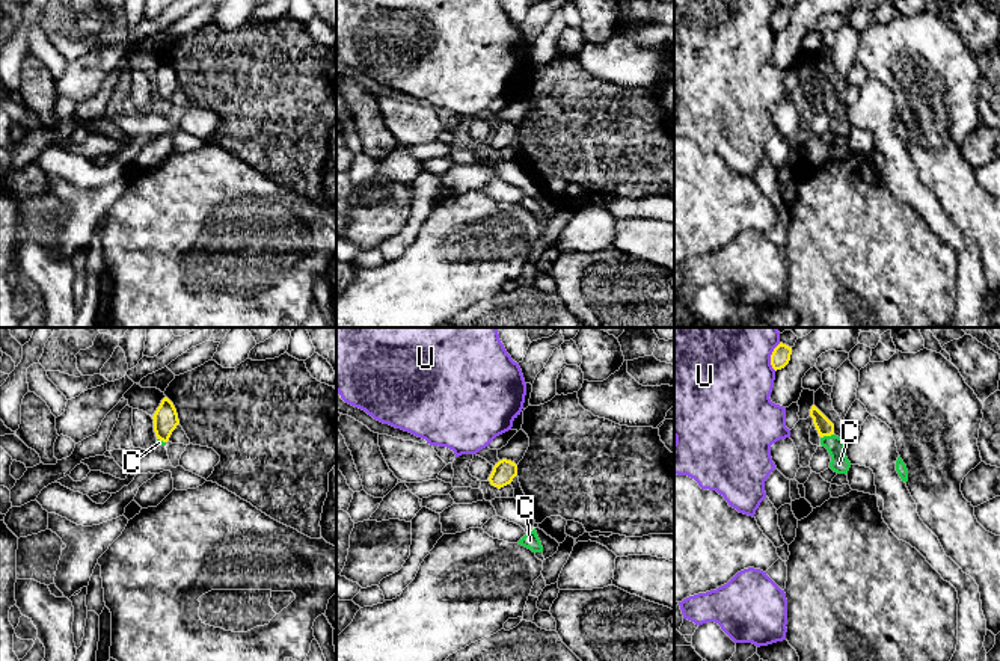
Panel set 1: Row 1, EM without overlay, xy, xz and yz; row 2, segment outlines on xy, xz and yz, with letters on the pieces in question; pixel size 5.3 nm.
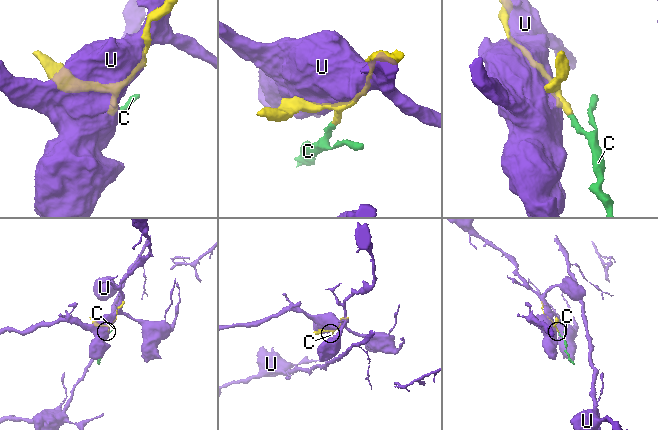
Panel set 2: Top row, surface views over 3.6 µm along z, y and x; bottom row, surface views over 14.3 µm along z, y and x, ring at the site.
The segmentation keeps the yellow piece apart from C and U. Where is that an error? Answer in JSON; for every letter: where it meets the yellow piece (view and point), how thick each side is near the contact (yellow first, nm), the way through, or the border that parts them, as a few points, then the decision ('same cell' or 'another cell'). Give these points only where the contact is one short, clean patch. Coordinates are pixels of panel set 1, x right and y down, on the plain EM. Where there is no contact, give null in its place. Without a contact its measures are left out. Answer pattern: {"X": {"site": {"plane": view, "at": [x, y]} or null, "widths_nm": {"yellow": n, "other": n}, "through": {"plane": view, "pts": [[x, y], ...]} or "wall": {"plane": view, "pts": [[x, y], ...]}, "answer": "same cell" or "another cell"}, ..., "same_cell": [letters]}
{"C": {"site": {"plane": "yz", "at": [827, 97]}, "widths_nm": {"yellow": 90, "other": 100}, "through": {"plane": "yz", "pts": [[824, 88], [827, 97], [836, 109], [839, 126]]}, "answer": "same cell"}, "U": {"site": {"plane": "yz", "at": [771, 18]}, "widths_nm": {"yellow": 100, "other": 440}, "answer": "another cell"}, "same_cell": ["C"]}

